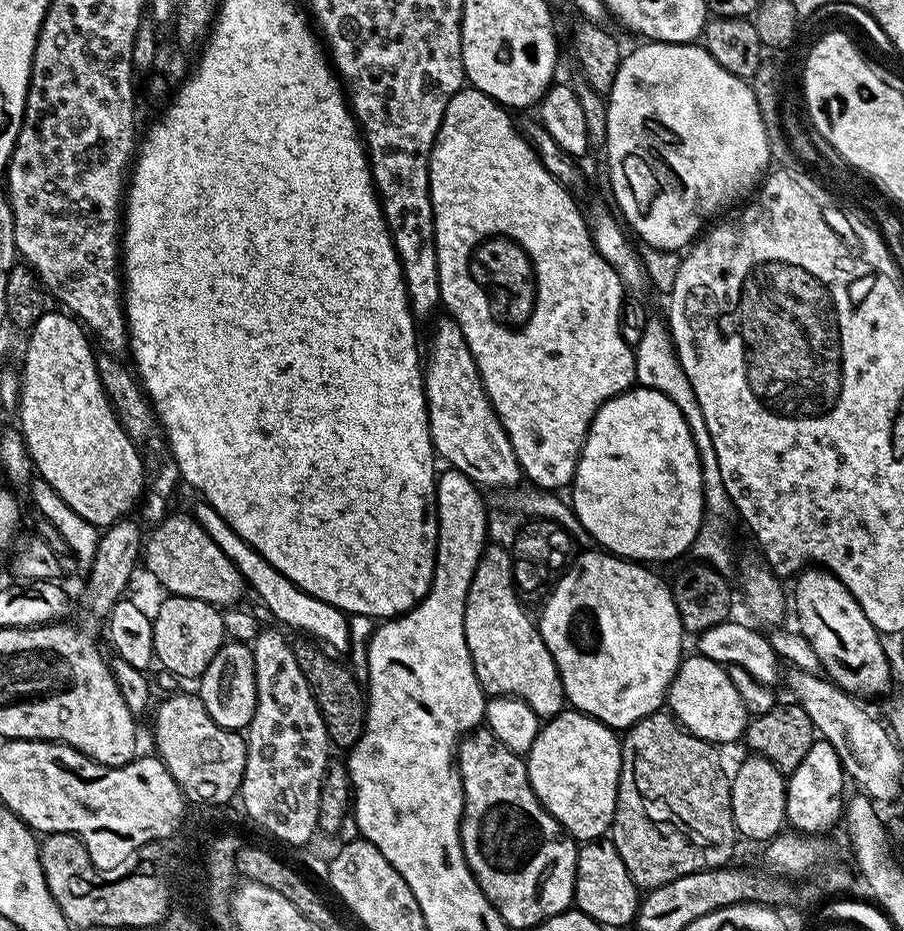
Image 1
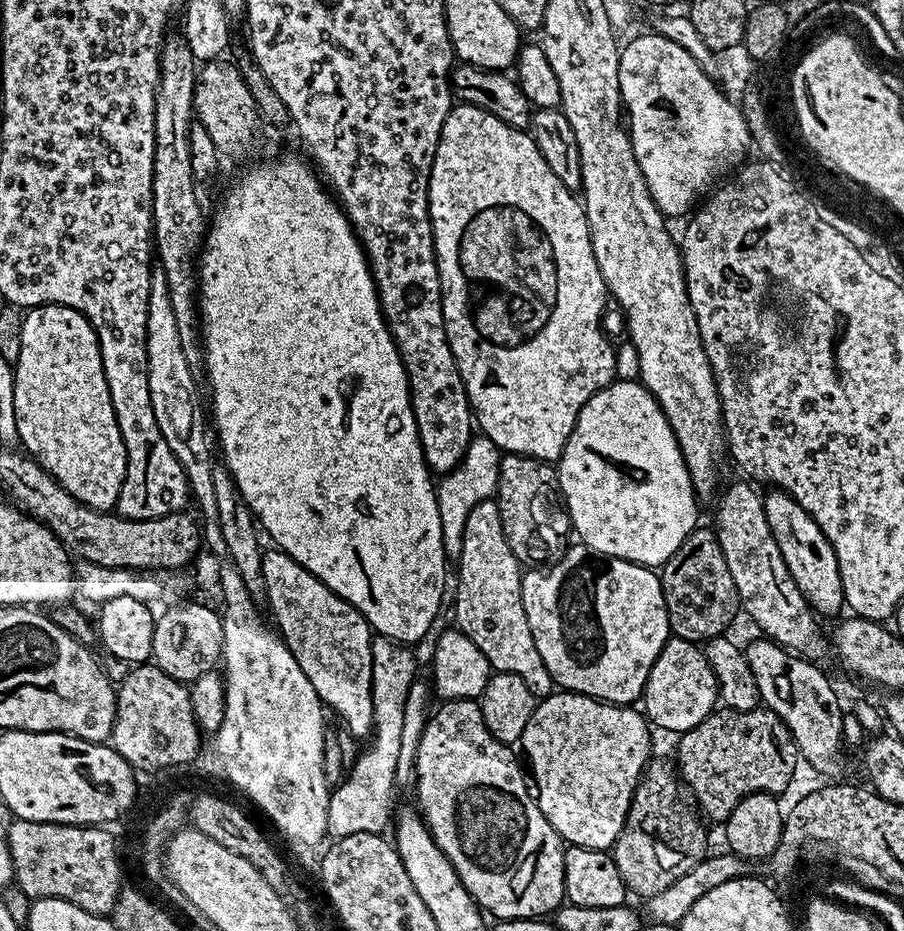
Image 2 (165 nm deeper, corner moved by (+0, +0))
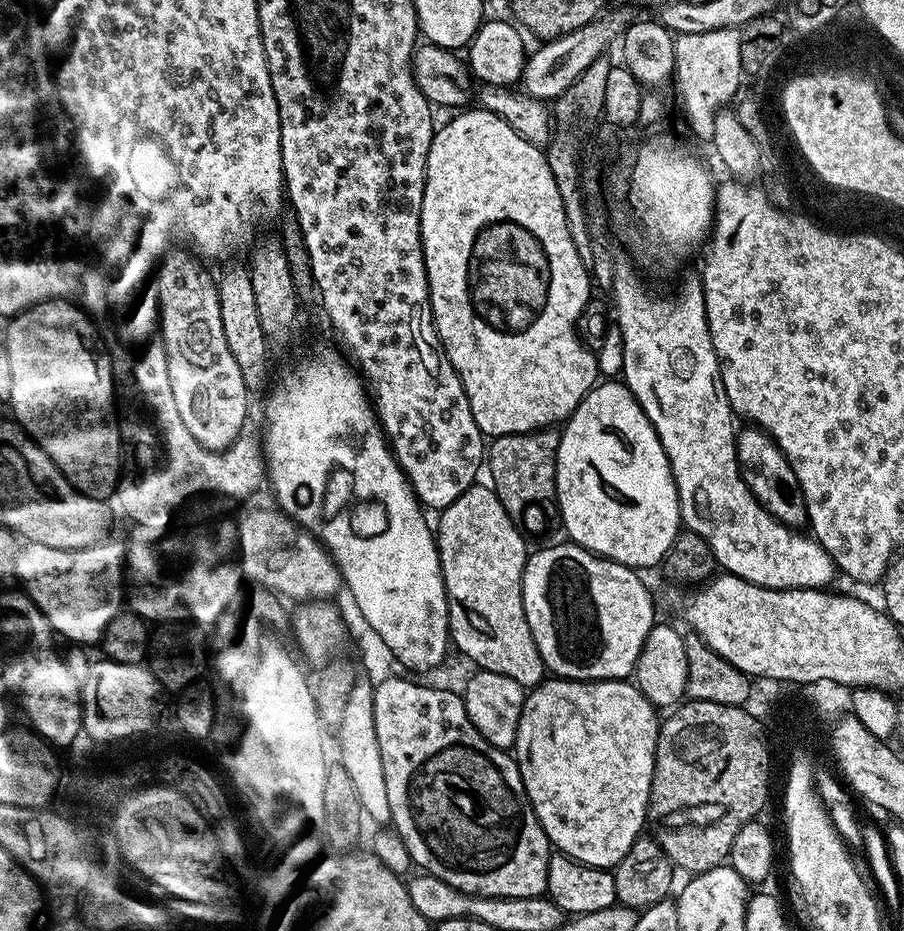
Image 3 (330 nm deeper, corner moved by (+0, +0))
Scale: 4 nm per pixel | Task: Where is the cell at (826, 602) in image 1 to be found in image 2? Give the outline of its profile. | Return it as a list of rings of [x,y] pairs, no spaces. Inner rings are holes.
[[[768,490],[763,493],[766,522],[770,522],[770,534],[774,534],[774,542],[778,542],[778,550],[806,602],[812,611],[821,617],[832,616],[839,608],[845,607],[842,578],[838,570],[838,558],[834,554],[834,546],[822,534],[818,522],[788,492]]]

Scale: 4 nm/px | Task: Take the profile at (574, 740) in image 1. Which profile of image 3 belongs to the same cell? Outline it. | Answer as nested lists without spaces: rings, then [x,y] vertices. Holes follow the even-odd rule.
[[[548,678],[537,688],[527,693],[524,702],[524,713],[520,719],[520,725],[516,731],[516,743],[514,745],[514,759],[520,767],[520,777],[524,783],[524,789],[528,800],[532,804],[534,814],[542,826],[542,830],[548,836],[549,845],[557,852],[565,852],[570,858],[574,858],[583,864],[589,864],[595,868],[615,869],[621,858],[634,846],[636,840],[641,839],[648,819],[648,799],[652,793],[652,775],[654,774],[654,762],[656,761],[656,736],[660,733],[657,709],[640,693],[635,683],[628,680],[566,680],[563,678]]]

